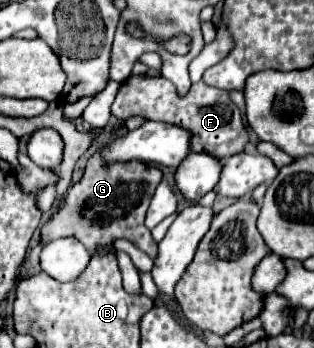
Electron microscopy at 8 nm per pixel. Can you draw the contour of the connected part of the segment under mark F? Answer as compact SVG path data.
M130 75L116 95L112 103L112 115L118 121L126 121L134 115L140 115L150 121L172 123L186 129L190 137L190 151L194 153L208 153L216 159L224 159L236 153L242 153L248 145L248 131L242 121L242 113L238 105L230 99L228 91L216 89L198 81L196 87L190 87L188 95L180 97L176 87L168 83L164 77L148 77L148 75Z

